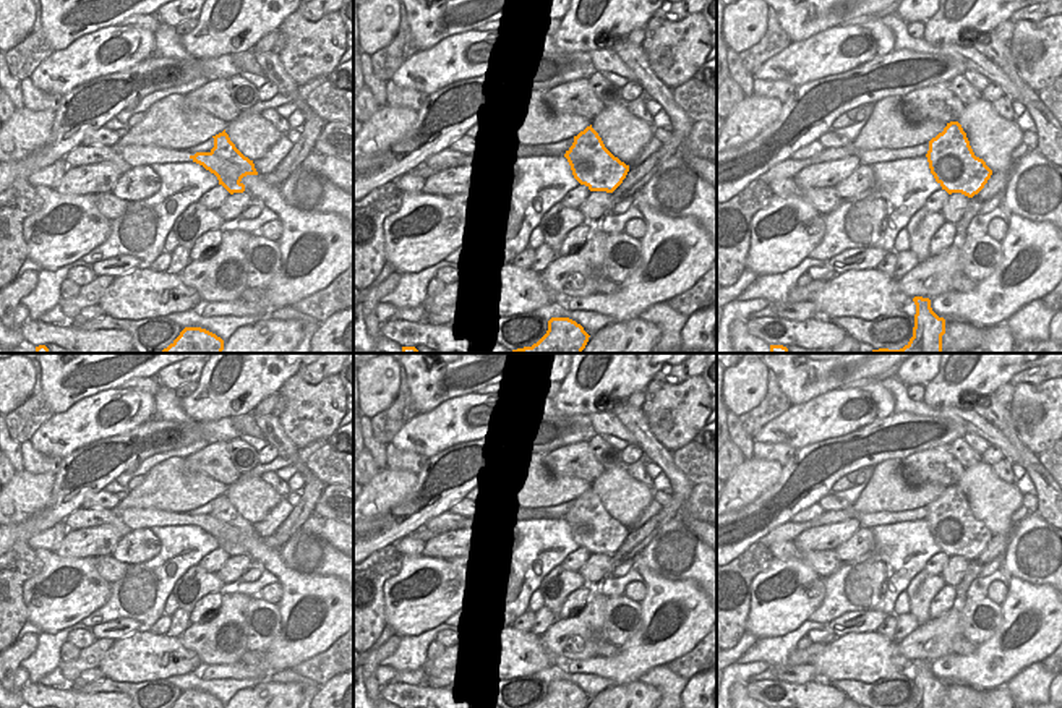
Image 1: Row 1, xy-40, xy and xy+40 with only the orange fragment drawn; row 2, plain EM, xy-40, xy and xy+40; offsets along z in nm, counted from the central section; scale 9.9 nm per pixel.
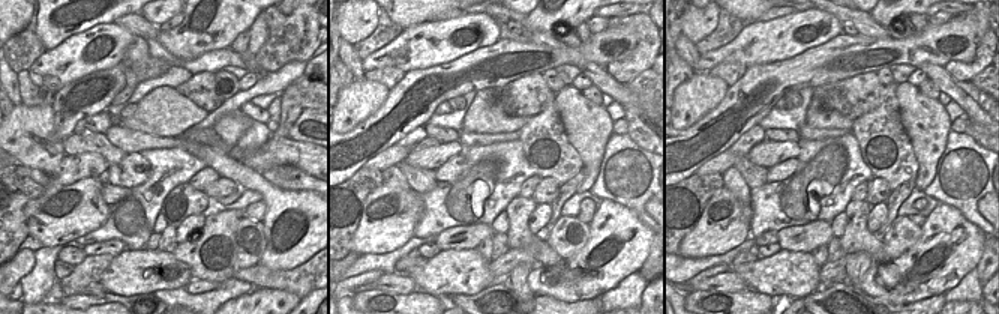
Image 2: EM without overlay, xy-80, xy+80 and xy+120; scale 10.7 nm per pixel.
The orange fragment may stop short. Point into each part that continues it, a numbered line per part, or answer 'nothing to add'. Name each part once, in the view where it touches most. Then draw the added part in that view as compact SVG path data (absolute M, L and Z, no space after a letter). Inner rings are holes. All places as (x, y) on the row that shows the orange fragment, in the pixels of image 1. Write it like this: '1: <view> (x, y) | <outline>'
nothing to add

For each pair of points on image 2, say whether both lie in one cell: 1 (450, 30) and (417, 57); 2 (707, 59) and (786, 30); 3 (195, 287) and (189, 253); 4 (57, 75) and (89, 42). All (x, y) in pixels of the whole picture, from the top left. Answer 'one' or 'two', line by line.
1: one
2: one
3: two
4: one

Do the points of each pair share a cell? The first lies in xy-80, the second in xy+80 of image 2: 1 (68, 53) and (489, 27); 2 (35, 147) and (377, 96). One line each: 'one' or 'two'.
1: one
2: one

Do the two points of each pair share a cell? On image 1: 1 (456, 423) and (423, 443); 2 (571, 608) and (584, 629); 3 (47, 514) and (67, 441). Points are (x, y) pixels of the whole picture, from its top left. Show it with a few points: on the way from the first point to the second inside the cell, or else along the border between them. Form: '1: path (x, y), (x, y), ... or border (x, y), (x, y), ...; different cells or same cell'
1: path (448, 423), (432, 435); same cell
2: border (592, 593), (574, 616), (556, 621); different cells
3: border (98, 441), (75, 449), (64, 459); different cells

